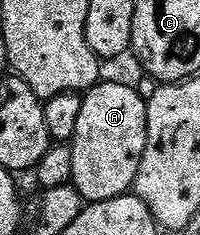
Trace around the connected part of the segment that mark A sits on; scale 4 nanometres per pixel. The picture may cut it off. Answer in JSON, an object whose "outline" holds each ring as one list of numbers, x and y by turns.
{"outline":[[99,81,82,95,76,133,69,144,72,184,87,204,115,199,133,188,148,137,144,95,126,83,106,82]]}

